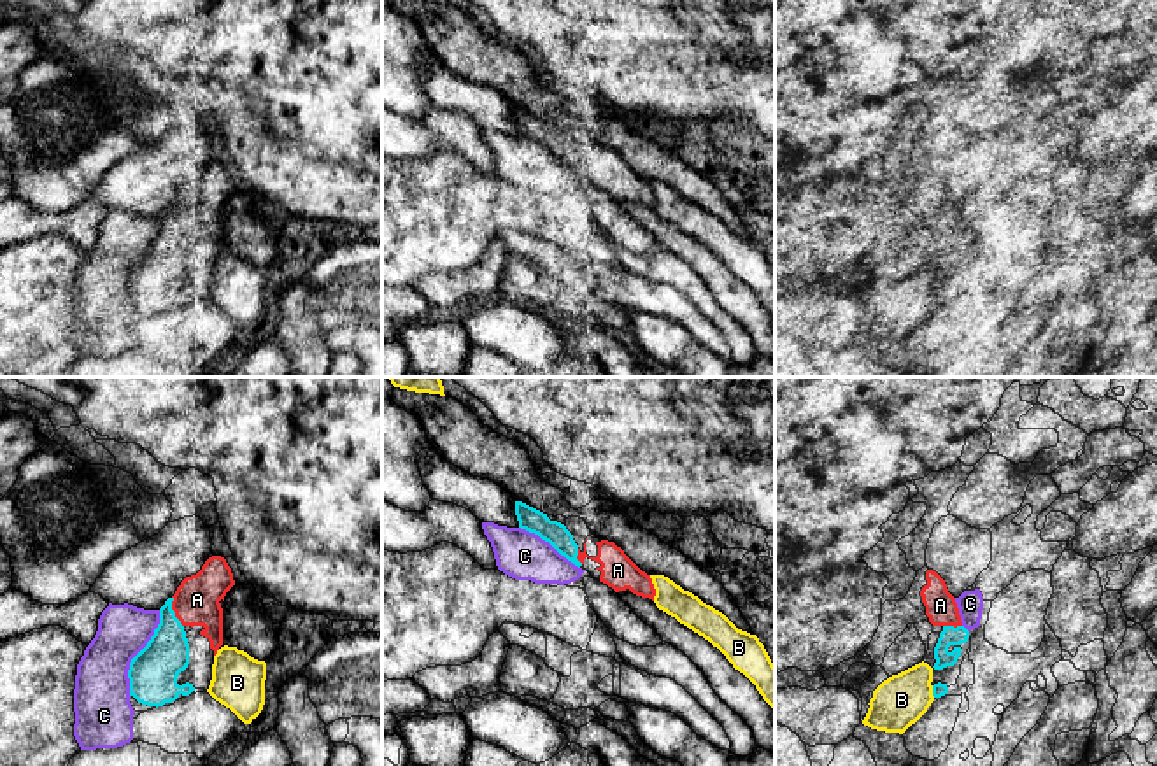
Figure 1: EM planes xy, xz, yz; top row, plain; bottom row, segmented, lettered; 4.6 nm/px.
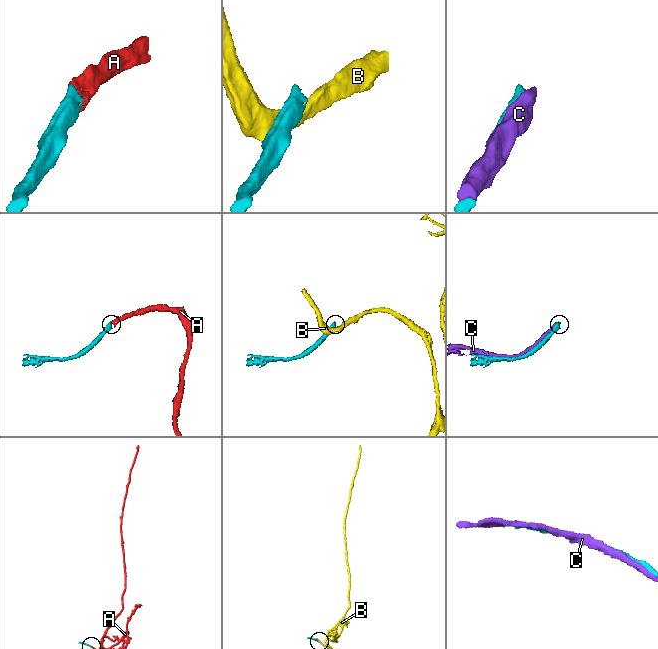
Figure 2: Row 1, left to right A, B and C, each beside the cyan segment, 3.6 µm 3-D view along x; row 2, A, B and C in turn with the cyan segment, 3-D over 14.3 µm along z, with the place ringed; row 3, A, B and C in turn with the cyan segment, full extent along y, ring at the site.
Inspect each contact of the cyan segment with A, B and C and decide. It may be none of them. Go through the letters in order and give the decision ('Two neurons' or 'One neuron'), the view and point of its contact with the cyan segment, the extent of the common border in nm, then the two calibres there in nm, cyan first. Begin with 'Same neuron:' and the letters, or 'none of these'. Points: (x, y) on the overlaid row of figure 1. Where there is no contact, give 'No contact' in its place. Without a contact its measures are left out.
Same neuron: A
A: One neuron. Touches cyan at xy (174, 612). Shared border 150 nm. Thickness 200 nm (cyan) against 200 nm
B: Two neurons. Touches cyan at yz (933, 691). Shared border 60 nm. Thickness 70 nm (cyan) against 240 nm
C: Two neurons. Touches cyan at xy (139, 652). Shared border 420 nm. Thickness 220 nm (cyan) against 260 nm

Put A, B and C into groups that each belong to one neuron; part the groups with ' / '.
A / B / C

